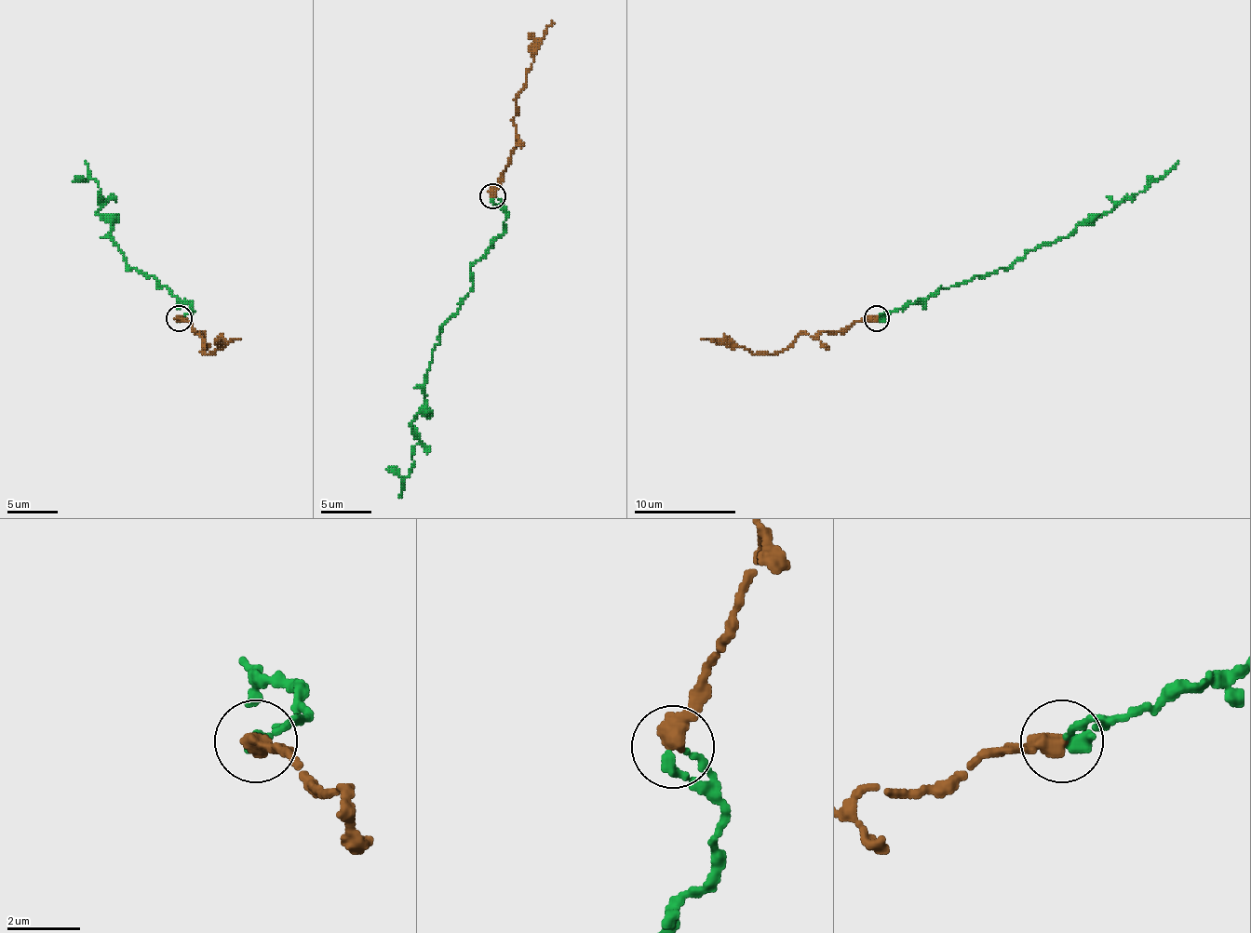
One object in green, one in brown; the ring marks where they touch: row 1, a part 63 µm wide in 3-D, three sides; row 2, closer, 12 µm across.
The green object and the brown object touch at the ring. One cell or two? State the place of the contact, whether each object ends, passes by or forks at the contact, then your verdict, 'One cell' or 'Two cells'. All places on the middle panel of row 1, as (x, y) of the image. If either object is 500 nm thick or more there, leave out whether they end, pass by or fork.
Place: (492, 195). At the ring green ends. At the ring brown ends. One cell

